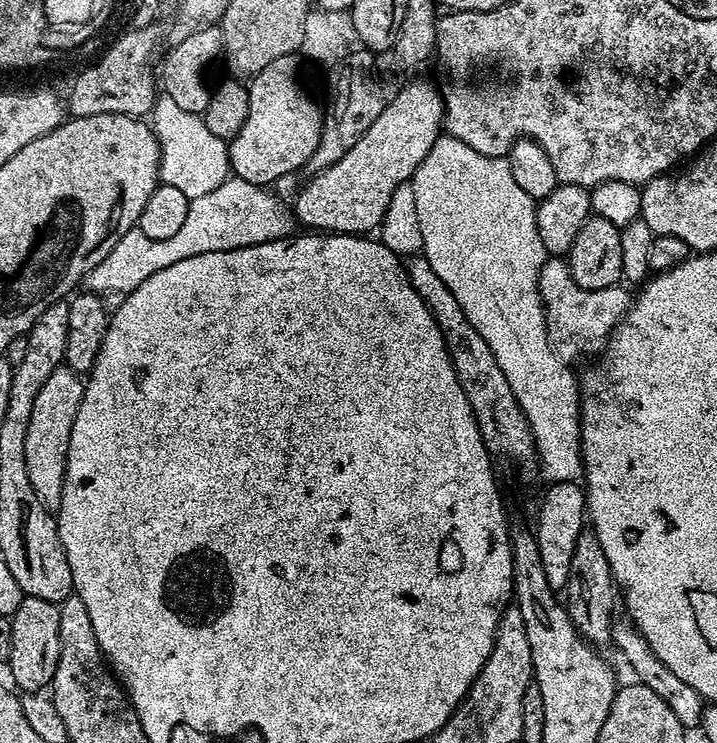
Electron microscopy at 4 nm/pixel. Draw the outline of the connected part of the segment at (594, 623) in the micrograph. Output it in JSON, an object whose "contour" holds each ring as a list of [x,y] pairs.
{"contour":[[[590,528],[580,532],[574,546],[574,557],[570,564],[570,578],[567,580],[566,607],[580,636],[594,646],[608,644],[611,641],[614,615],[614,602],[618,600],[618,590],[609,563],[606,561],[605,551],[601,543]]]}

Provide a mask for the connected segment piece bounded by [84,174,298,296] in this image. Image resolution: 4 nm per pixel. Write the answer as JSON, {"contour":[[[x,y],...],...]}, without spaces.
{"contour":[[[235,174],[229,176],[215,190],[189,201],[184,225],[173,237],[152,239],[143,234],[138,226],[127,231],[118,240],[118,245],[85,277],[85,287],[97,294],[120,292],[119,295],[125,296],[140,286],[150,274],[180,262],[183,258],[261,245],[262,242],[295,235],[298,230],[295,215],[289,209],[287,211],[269,192],[269,189],[246,182]]]}

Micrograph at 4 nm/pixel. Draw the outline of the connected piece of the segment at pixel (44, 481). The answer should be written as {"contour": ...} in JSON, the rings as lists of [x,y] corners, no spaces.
{"contour":[[[61,366],[50,374],[42,386],[38,398],[34,398],[34,410],[30,410],[30,430],[26,434],[26,470],[34,485],[34,494],[50,509],[59,509],[62,502],[62,486],[66,478],[66,458],[70,450],[70,430],[74,430],[74,418],[82,402],[84,380],[81,373]]]}

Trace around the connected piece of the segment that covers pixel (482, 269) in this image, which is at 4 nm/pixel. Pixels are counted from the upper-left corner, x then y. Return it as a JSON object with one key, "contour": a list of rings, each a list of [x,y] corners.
{"contour":[[[447,134],[441,135],[440,139],[434,142],[430,154],[426,154],[426,158],[422,160],[422,166],[418,166],[410,183],[414,190],[415,209],[418,210],[419,229],[422,232],[422,254],[428,259],[430,266],[434,266],[434,274],[438,274],[438,278],[442,278],[442,282],[446,282],[446,286],[450,286],[450,290],[454,294],[454,298],[458,298],[458,306],[462,306],[470,326],[474,326],[474,330],[478,330],[478,334],[482,334],[482,338],[486,338],[486,346],[490,346],[498,366],[502,366],[502,374],[506,374],[506,382],[510,382],[510,390],[514,390],[514,398],[518,398],[518,406],[522,406],[522,414],[526,414],[526,422],[530,422],[536,454],[537,457],[542,458],[542,472],[544,468],[545,474],[549,476],[547,479],[552,482],[569,479],[568,444],[576,446],[580,442],[580,381],[577,373],[574,374],[568,369],[571,368],[569,361],[558,358],[548,337],[544,303],[538,290],[538,278],[542,274],[542,266],[550,257],[546,246],[542,246],[542,238],[538,234],[537,201],[533,200],[530,194],[526,194],[526,190],[522,190],[522,186],[518,186],[518,182],[514,182],[514,170],[505,157],[478,154],[478,150],[466,146],[466,142]]]}

